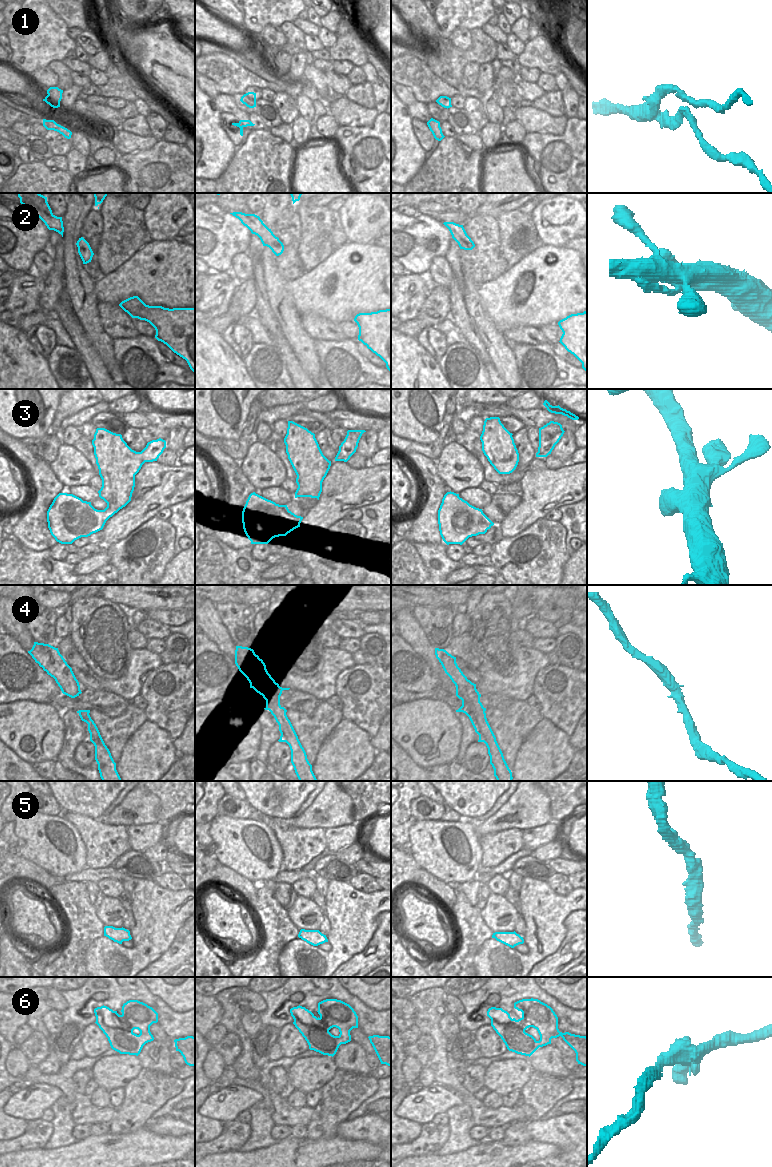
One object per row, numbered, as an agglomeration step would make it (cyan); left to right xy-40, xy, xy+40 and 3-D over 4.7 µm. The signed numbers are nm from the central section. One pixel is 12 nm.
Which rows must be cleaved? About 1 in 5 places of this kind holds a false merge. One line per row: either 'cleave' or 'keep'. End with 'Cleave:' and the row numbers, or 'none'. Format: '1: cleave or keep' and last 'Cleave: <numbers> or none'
1: cleave
2: keep
3: keep
4: keep
5: keep
6: cleave
Cleave: 1, 6

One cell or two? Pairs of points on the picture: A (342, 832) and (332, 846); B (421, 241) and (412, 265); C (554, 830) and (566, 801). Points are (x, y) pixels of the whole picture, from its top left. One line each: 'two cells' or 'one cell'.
A: one cell
B: one cell
C: two cells

